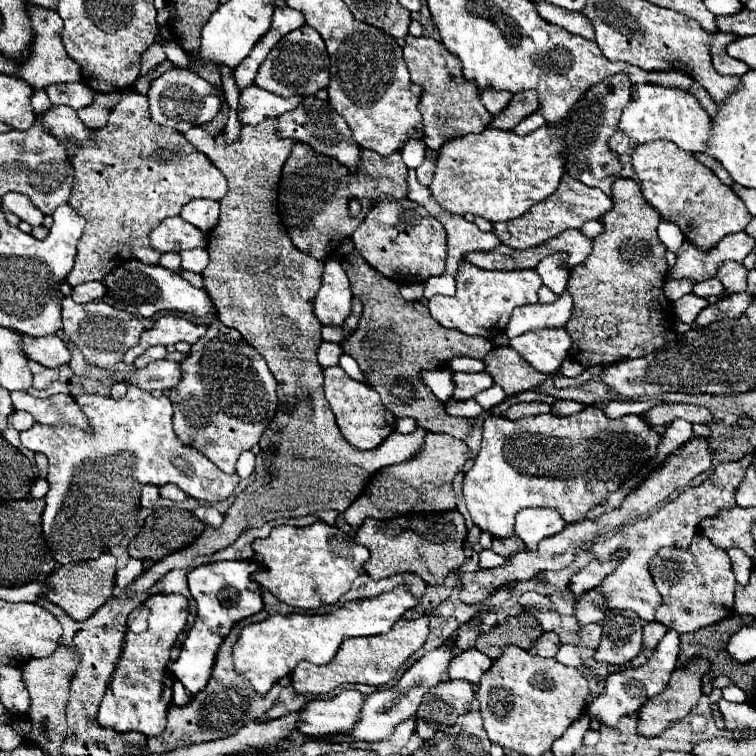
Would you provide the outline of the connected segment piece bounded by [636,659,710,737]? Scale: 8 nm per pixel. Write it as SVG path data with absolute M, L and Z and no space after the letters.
M692 659L686 667L676 669L672 673L672 679L670 679L666 691L662 691L656 697L648 699L640 707L640 711L638 711L638 727L636 727L638 733L646 735L646 737L654 737L654 735L662 733L666 727L670 727L674 721L684 719L690 713L690 709L698 703L698 699L702 695L702 675L708 671L708 665L710 663L706 659Z

